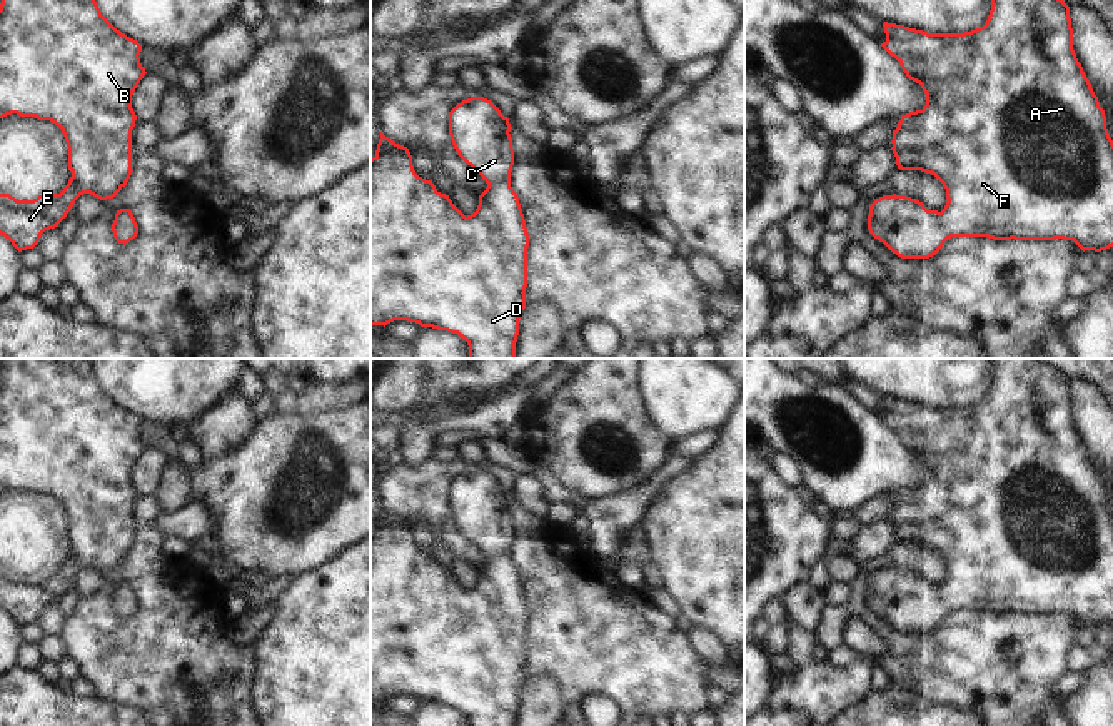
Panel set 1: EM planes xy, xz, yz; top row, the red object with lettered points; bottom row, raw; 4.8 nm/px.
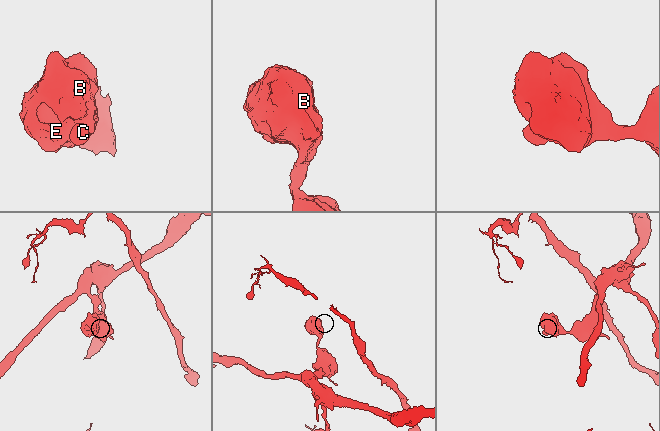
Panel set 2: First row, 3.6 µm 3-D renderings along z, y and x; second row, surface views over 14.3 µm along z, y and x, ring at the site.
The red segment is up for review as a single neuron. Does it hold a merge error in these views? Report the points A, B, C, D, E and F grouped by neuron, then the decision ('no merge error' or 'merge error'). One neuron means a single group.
groups A B C D E F; no merge error

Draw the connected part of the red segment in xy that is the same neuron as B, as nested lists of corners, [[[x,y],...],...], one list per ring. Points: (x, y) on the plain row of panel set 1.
[[[0,359],[0,372],[0,492],[17,487],[60,501],[72,546],[60,567],[42,567],[33,574],[0,567],[0,609],[22,626],[33,623],[45,604],[58,601],[80,569],[107,574],[127,559],[133,546],[132,504],[137,494],[132,469],[147,446],[138,431],[142,419],[102,389],[88,359]]]

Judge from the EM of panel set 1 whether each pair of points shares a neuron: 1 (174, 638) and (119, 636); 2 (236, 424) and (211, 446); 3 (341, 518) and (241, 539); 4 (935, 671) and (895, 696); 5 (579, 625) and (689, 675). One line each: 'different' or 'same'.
1: same
2: same
3: same
4: different
5: same

